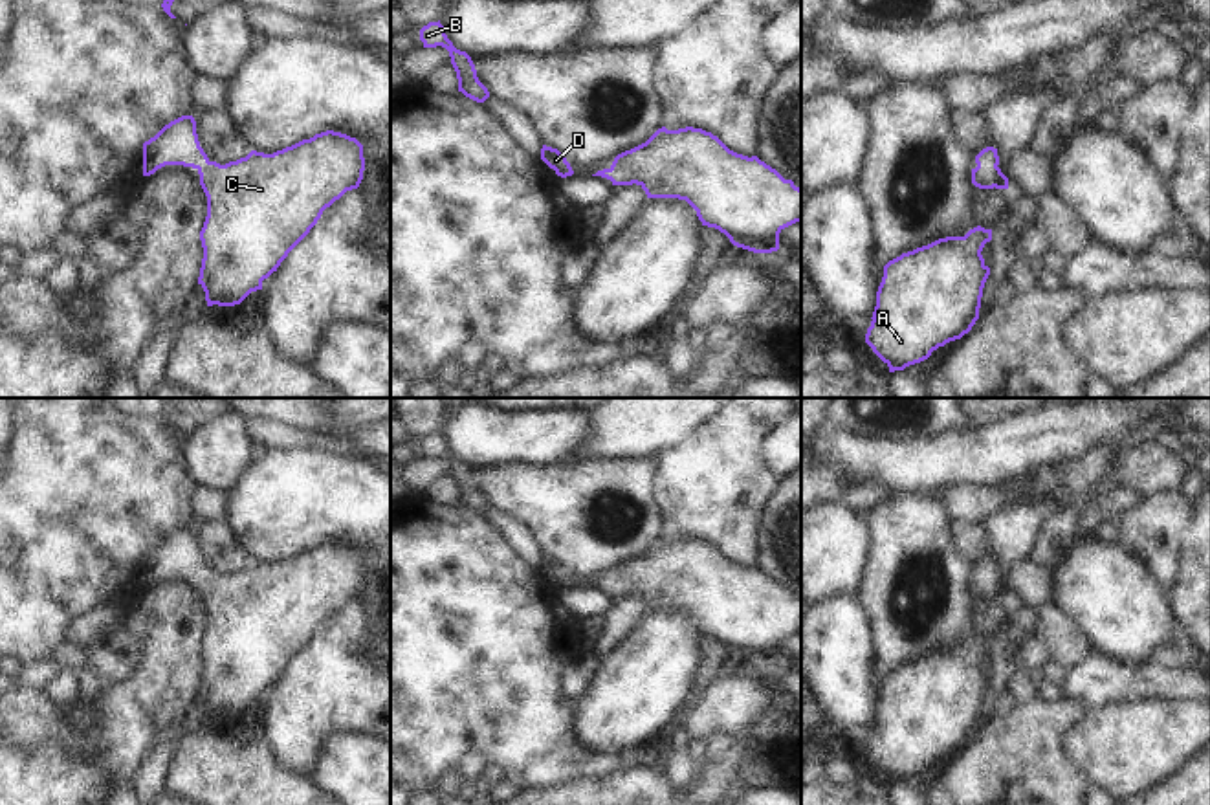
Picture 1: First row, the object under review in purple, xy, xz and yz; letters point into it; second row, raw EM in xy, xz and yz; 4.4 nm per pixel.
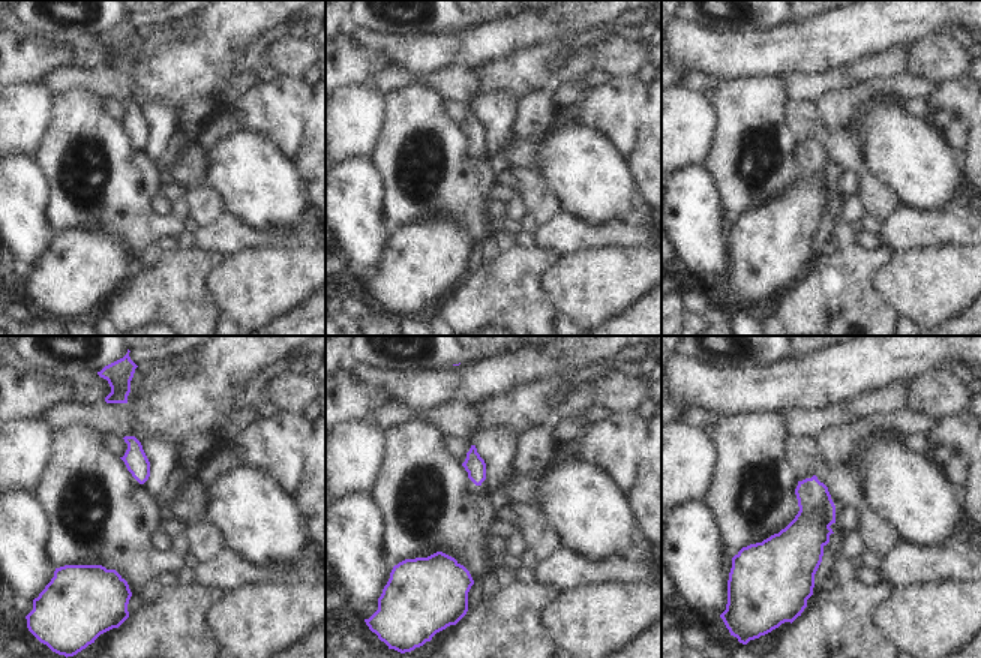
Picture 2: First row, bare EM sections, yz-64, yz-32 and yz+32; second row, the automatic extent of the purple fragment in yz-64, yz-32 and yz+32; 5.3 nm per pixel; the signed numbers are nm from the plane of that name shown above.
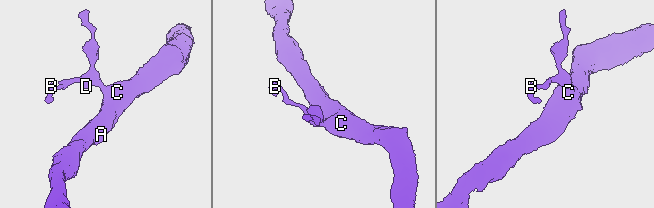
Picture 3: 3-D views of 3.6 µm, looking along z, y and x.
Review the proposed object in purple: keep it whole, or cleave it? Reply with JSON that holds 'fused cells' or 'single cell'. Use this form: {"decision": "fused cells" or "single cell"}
{"decision": "single cell"}

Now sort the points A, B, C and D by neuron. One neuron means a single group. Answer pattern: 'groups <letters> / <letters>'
groups A B C D

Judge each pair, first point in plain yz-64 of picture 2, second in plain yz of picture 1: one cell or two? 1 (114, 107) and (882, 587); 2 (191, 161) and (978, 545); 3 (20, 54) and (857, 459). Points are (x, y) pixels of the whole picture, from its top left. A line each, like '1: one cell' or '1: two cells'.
1: two cells
2: one cell
3: two cells

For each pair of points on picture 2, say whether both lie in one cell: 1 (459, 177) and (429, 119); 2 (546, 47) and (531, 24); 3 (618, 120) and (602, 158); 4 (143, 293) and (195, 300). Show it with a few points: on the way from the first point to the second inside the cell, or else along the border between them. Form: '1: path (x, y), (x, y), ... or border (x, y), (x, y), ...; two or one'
1: path (447, 162), (444, 144), (437, 134); one
2: border (555, 24), (552, 36), (516, 48), (509, 54); two
3: border (579, 122), (597, 129), (626, 159); two
4: path (156, 294), (177, 294), (182, 299); one

